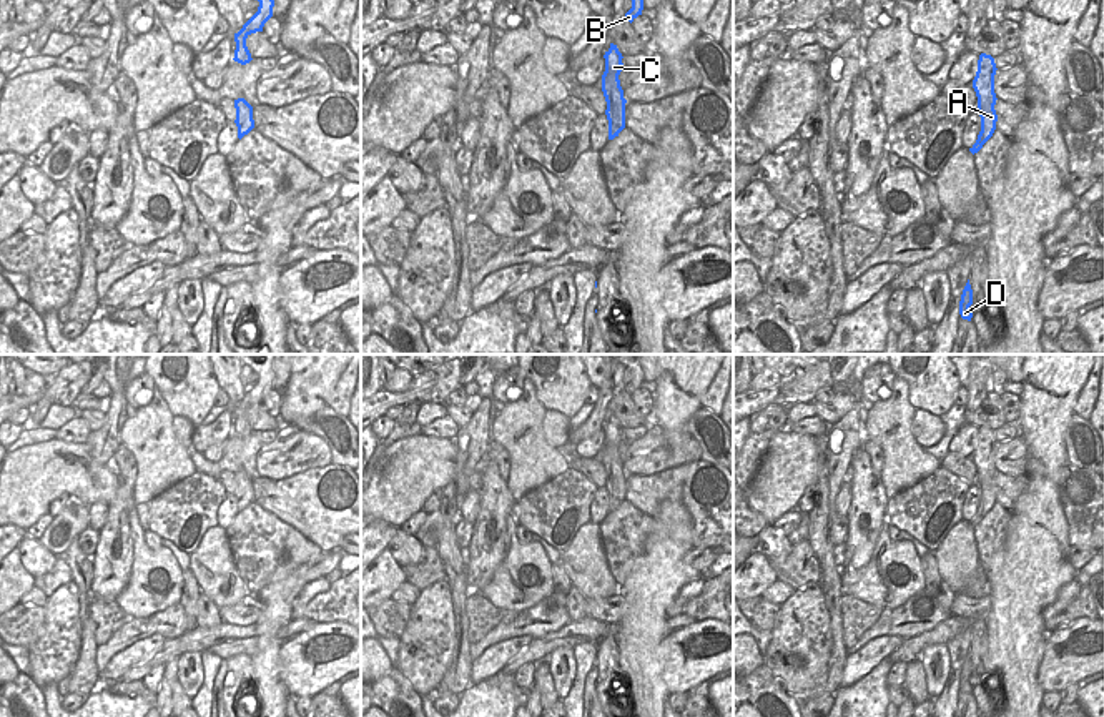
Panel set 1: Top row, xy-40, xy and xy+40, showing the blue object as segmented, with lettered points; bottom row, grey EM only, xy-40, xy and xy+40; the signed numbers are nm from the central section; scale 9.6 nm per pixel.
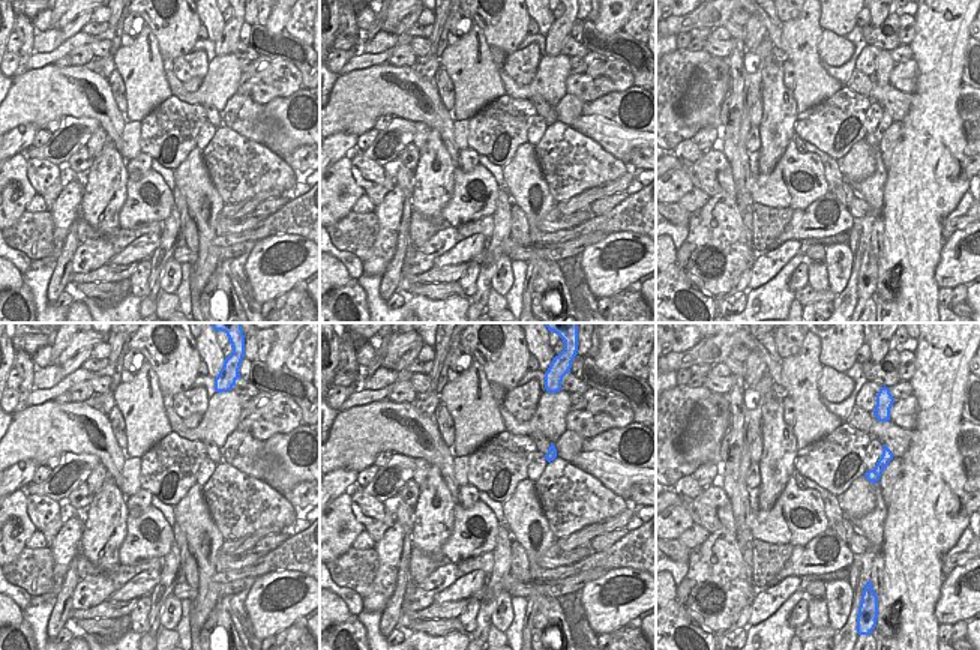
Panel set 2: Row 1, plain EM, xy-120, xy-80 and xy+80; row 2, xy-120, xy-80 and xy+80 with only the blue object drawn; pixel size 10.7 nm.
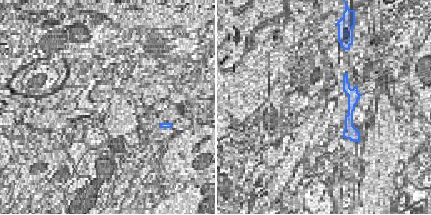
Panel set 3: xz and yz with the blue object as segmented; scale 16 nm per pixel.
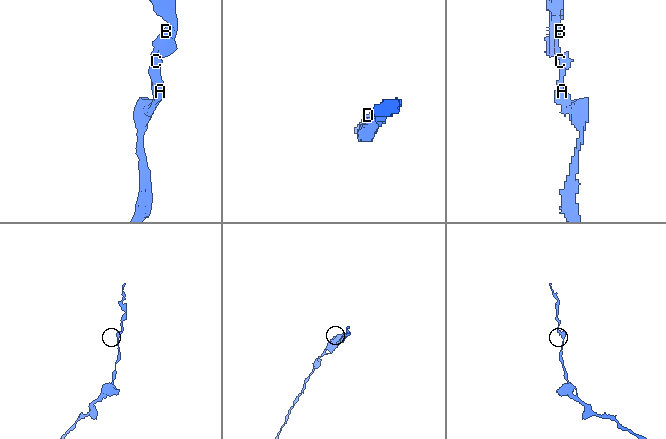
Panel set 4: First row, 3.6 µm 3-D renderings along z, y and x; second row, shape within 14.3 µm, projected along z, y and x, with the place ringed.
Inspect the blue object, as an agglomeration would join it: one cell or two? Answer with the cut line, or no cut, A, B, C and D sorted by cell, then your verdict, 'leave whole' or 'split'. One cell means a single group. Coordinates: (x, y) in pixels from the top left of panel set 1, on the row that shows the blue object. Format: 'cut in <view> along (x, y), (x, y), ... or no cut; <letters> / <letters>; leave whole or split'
no cut; A B C D; leave whole

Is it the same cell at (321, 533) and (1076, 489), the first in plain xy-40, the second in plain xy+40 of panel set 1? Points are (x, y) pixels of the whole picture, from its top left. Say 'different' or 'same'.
same

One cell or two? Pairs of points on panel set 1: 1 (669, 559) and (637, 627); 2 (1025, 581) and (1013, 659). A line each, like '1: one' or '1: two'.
1: one
2: one

